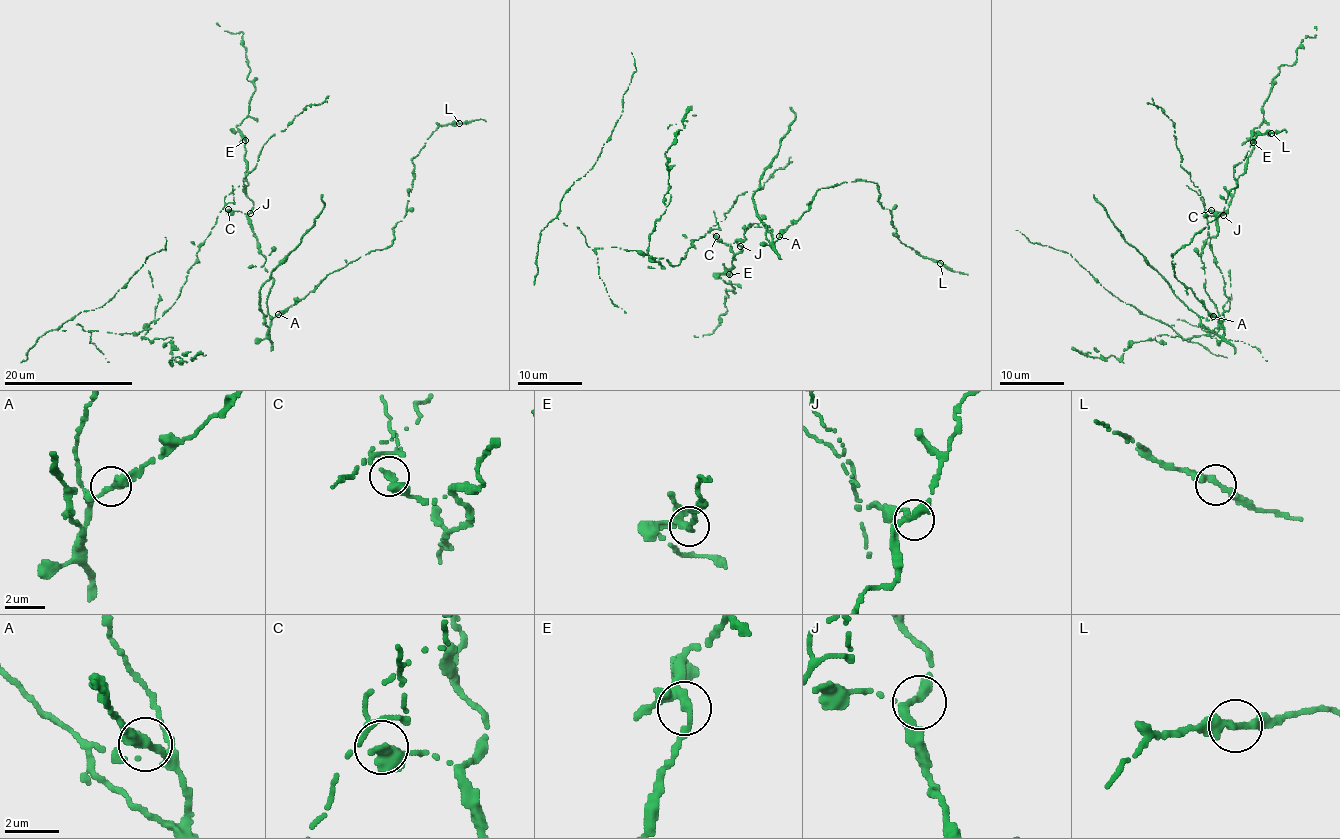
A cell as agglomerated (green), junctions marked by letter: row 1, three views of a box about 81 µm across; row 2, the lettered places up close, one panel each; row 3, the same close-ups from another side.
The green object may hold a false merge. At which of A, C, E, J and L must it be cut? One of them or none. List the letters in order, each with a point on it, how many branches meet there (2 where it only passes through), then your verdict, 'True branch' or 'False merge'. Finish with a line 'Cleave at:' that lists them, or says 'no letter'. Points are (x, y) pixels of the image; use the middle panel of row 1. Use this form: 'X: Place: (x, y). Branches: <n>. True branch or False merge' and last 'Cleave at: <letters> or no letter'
A: Place: (779, 236). Branches: 2. True branch
C: Place: (716, 236). Branches: 2. False merge
E: Place: (729, 274). Branches: 3. True branch
J: Place: (740, 246). Branches: 2. True branch
L: Place: (940, 263). Branches: 2. True branch
Cleave at: C

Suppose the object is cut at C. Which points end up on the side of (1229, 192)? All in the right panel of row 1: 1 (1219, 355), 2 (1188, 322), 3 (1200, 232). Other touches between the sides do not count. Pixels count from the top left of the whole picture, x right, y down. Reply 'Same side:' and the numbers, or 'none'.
Same side: 3

